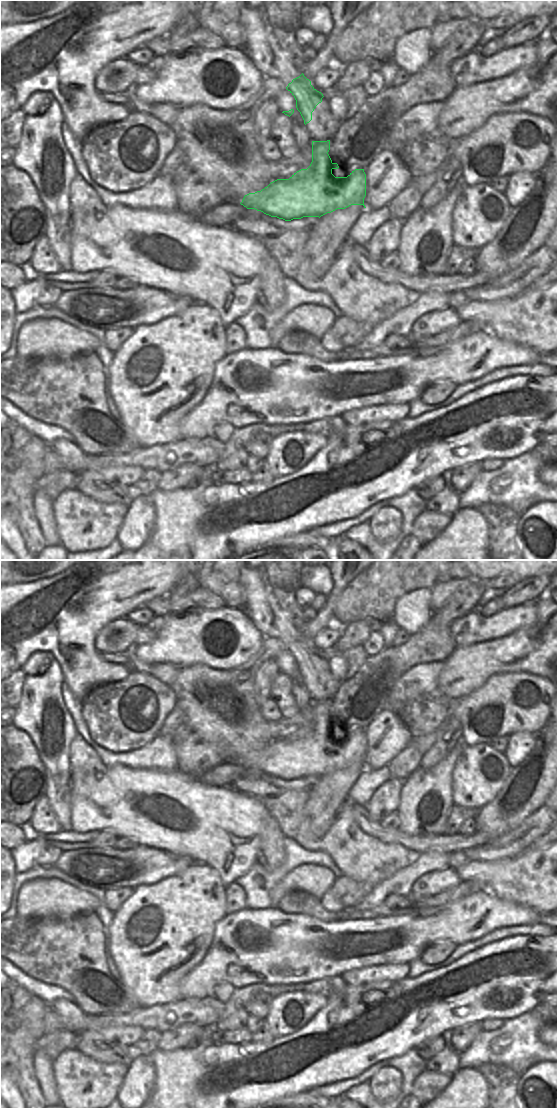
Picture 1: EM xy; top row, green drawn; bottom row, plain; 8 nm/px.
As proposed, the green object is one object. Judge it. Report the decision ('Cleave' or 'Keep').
Keep

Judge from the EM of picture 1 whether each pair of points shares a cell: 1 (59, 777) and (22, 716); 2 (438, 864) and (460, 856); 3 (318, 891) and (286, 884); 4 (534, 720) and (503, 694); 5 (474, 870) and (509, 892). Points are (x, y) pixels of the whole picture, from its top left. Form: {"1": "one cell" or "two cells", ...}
{"1": "one cell", "2": "two cells", "3": "one cell", "4": "one cell", "5": "one cell"}

